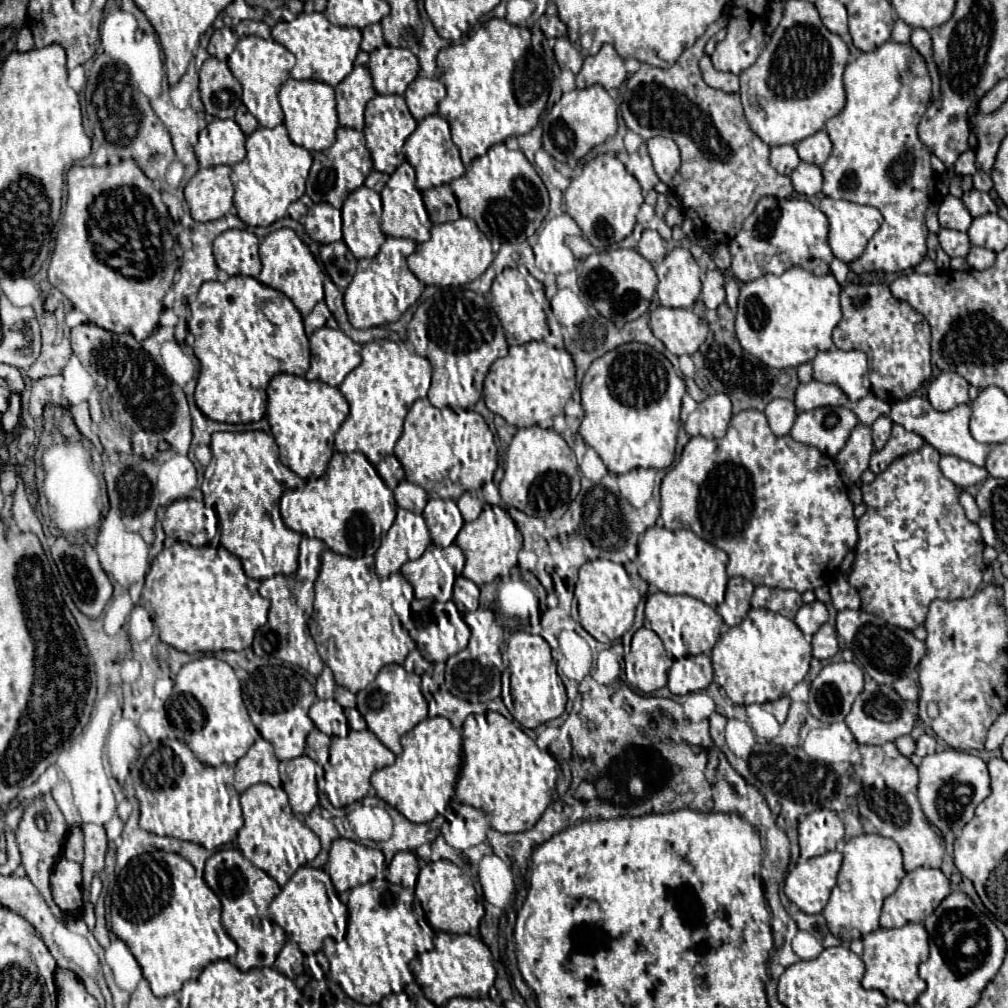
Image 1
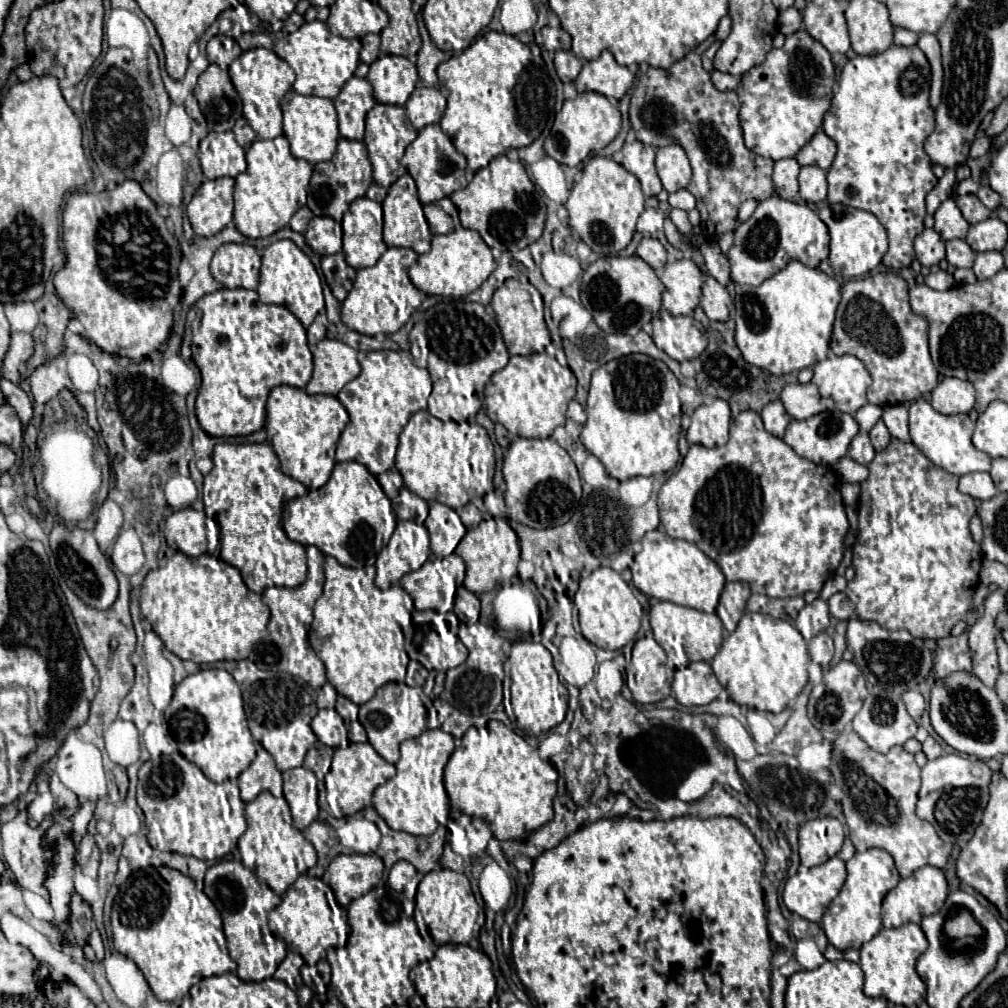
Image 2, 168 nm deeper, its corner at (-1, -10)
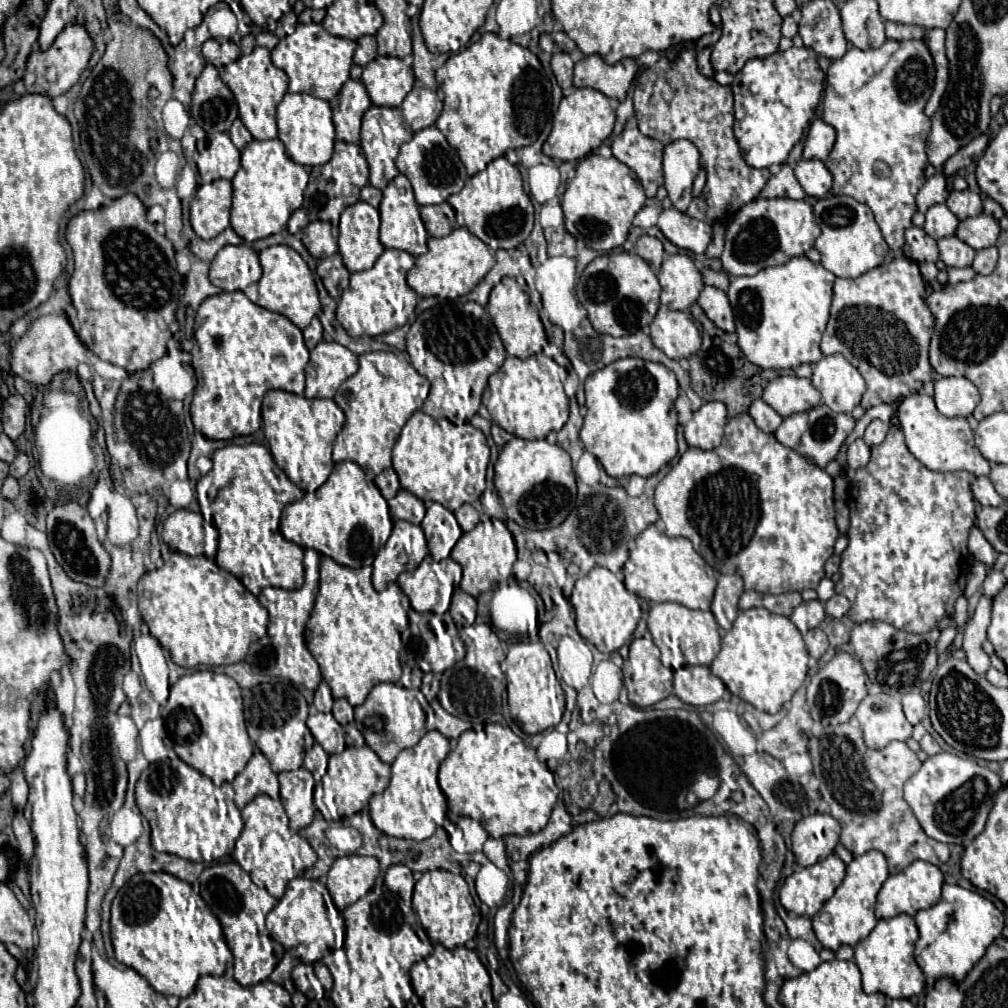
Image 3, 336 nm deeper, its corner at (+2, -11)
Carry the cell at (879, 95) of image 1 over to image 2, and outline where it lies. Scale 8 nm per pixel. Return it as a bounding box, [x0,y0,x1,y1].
[824,46,938,270]

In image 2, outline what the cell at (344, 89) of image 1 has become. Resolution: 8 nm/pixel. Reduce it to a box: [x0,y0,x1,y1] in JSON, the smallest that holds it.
[334,76,376,140]

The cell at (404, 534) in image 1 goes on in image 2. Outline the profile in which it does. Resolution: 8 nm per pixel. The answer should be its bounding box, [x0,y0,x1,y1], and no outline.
[376,520,430,588]

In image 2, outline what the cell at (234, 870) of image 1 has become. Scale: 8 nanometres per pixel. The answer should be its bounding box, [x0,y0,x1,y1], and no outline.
[204,860,287,982]

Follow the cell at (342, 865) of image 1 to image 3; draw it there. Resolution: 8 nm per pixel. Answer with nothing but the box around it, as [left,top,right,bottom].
[327,855,379,911]

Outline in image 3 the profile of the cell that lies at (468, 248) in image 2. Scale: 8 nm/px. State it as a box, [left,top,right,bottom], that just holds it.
[407,229,495,299]

